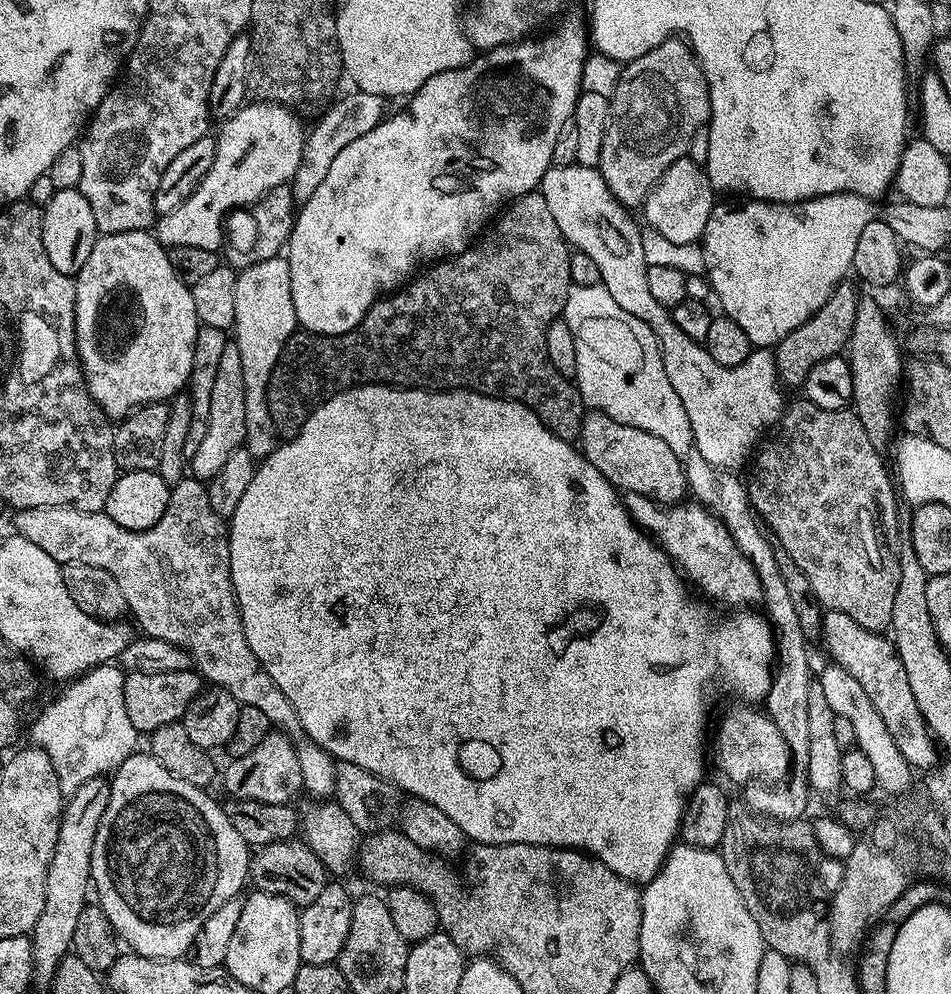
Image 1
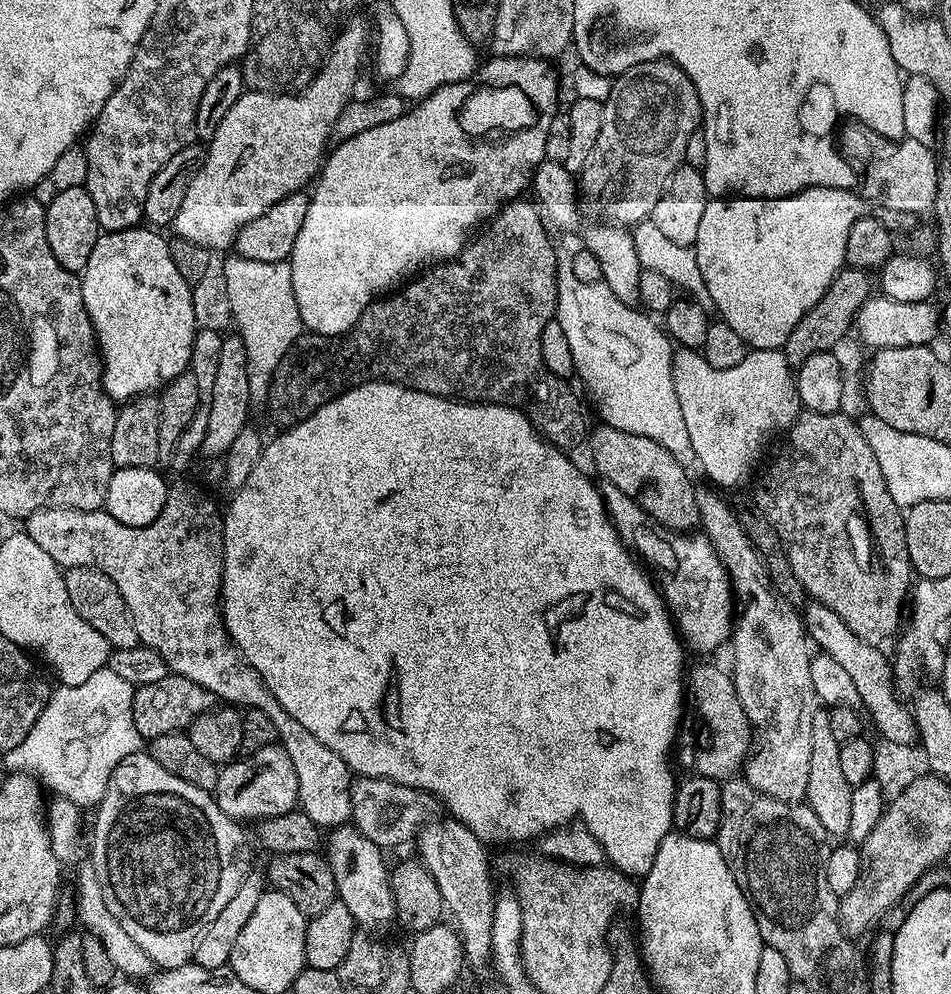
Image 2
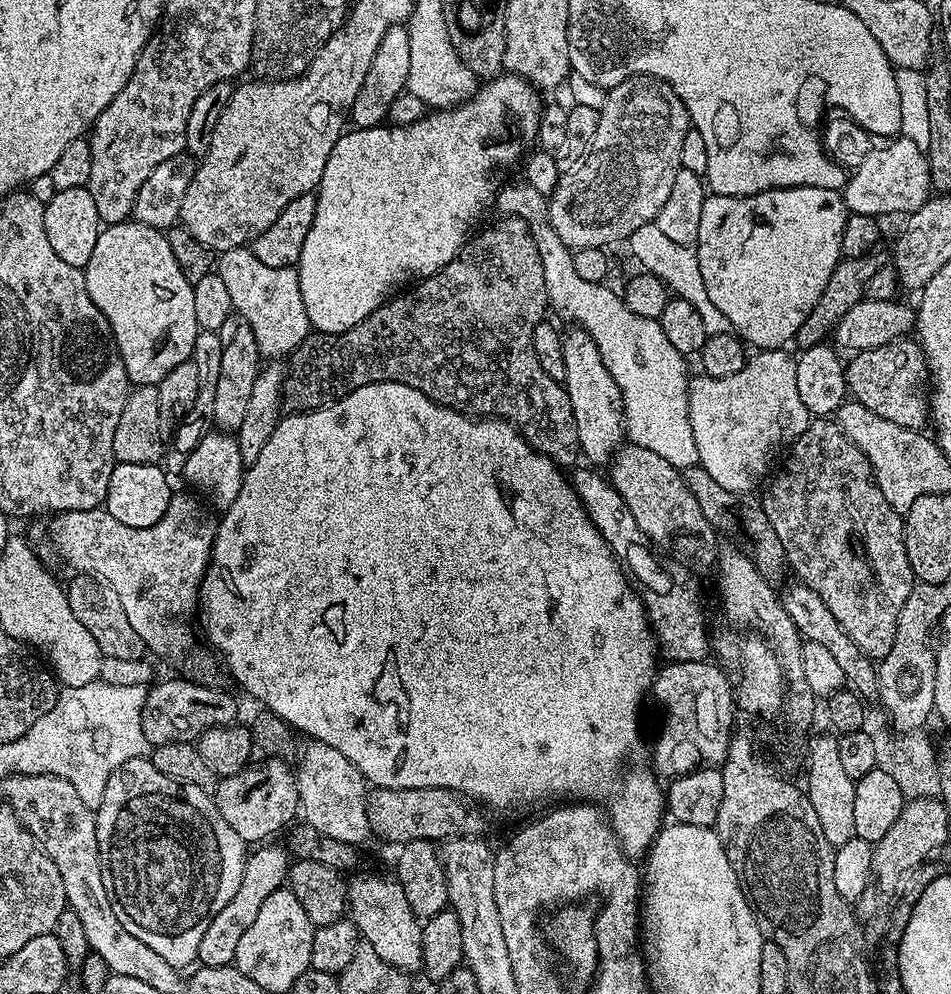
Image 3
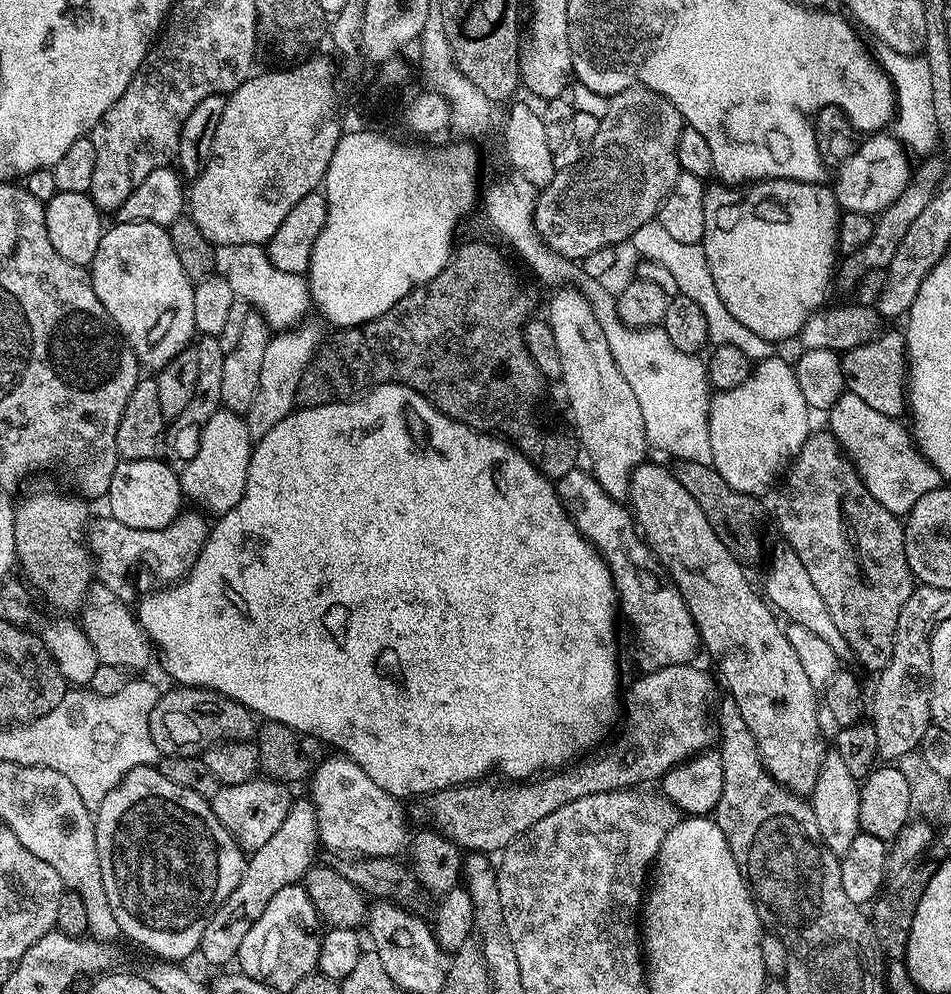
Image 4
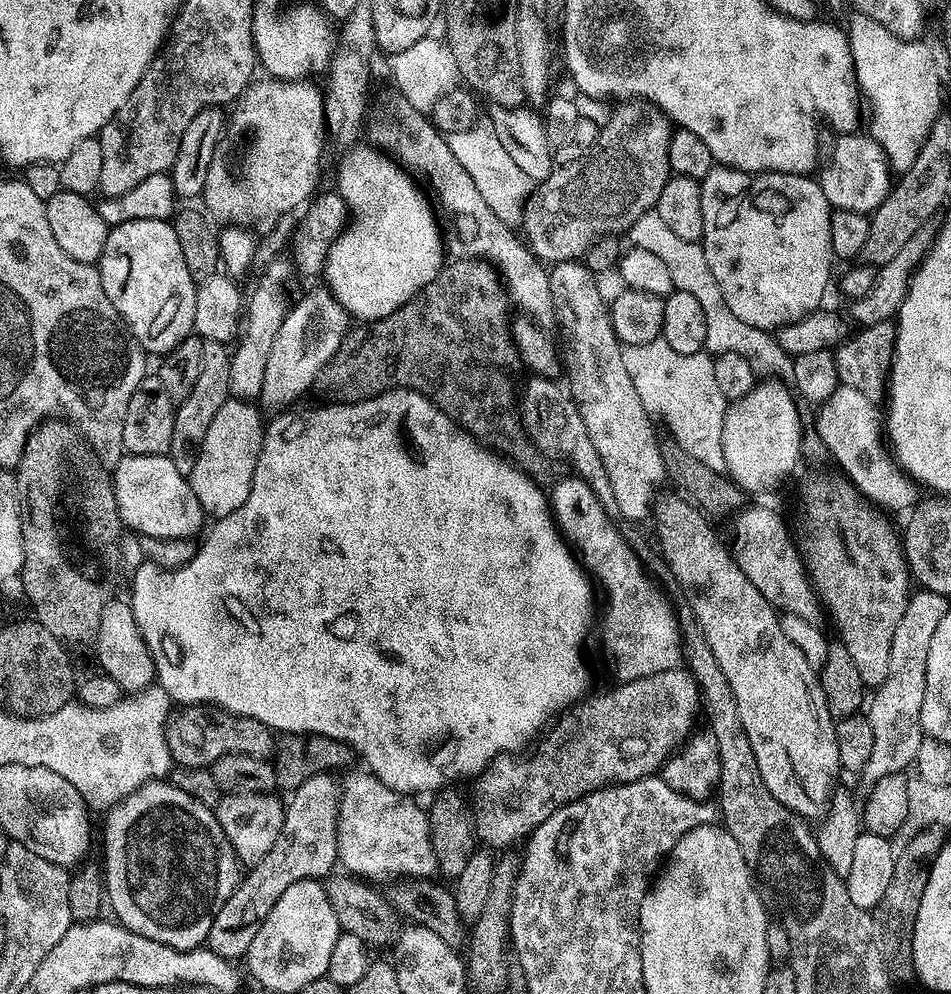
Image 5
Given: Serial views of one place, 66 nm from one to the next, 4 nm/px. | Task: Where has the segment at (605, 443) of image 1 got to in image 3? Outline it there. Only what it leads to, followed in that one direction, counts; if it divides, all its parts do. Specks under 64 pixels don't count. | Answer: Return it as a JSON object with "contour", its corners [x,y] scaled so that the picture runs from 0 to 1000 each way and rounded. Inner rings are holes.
{"contour":[[[660,445],[648,452],[648,458],[641,464],[641,482],[644,488],[656,502],[659,518],[665,518],[667,526],[673,530],[677,539],[682,539],[694,551],[703,551],[712,555],[719,563],[737,563],[748,568],[755,550],[755,535],[738,517],[734,501],[726,497],[716,472],[705,469],[700,461],[679,453],[679,449]]]}

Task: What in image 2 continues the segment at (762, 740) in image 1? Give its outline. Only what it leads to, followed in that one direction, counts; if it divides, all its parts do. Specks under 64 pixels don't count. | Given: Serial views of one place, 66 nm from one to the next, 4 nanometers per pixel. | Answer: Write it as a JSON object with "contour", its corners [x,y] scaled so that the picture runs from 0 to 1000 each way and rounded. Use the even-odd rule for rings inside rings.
{"contour":[[[736,668],[721,680],[721,696],[732,708],[736,708],[736,724],[744,732],[753,732],[753,773],[752,784],[760,787],[773,775],[781,774],[793,753],[793,733],[787,725],[784,714],[772,694],[772,686],[764,675],[749,668]]]}

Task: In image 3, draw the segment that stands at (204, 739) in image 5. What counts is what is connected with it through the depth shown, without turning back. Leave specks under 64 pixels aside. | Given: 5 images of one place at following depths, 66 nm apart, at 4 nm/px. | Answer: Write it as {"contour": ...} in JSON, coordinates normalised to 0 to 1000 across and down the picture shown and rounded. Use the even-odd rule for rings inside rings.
{"contour":[[[201,682],[195,684],[172,684],[161,687],[156,692],[149,730],[152,736],[159,738],[161,749],[176,748],[186,742],[195,745],[205,745],[217,734],[232,732],[249,723],[248,704],[240,696],[230,696],[227,690],[211,688]]]}

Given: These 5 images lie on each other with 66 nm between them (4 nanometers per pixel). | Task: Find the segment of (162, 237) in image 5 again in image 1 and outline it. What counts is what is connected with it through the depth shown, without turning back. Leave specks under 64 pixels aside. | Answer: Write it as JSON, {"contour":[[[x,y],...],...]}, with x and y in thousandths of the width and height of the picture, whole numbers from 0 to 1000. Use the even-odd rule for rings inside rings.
{"contour":[[[159,232],[149,233],[115,233],[102,236],[99,243],[99,252],[95,252],[95,260],[90,260],[90,268],[86,268],[84,275],[78,279],[80,284],[80,307],[78,308],[78,324],[80,325],[80,351],[84,360],[84,370],[88,373],[88,387],[93,389],[93,395],[99,400],[101,407],[116,421],[129,421],[137,414],[142,414],[151,406],[166,406],[180,403],[181,399],[192,395],[199,385],[204,364],[204,344],[208,332],[212,329],[206,321],[204,312],[204,300],[199,287],[187,280],[183,268],[179,268],[177,251],[164,240]]]}

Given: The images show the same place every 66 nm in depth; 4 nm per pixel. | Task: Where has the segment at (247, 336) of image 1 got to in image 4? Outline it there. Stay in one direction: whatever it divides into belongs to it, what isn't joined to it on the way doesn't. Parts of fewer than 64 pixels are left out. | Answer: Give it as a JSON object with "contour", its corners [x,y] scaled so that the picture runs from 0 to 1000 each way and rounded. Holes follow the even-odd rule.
{"contour":[[[254,245],[247,254],[249,256],[238,264],[236,279],[248,300],[267,307],[264,309],[278,319],[287,333],[300,333],[312,327],[317,323],[315,318],[327,307],[323,279],[292,272],[283,264],[281,253],[272,245]]]}

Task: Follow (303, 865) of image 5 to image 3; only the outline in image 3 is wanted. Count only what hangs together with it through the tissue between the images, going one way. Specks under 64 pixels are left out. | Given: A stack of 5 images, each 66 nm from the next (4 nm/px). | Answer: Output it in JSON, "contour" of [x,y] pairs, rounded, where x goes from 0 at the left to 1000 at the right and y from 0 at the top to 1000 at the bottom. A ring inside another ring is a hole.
{"contour":[[[282,851],[270,852],[273,854],[266,861],[264,858],[258,864],[254,887],[250,887],[250,895],[246,895],[246,903],[242,903],[242,907],[238,907],[238,911],[233,911],[229,920],[225,920],[221,932],[217,932],[217,940],[212,940],[212,948],[208,948],[206,966],[216,974],[239,974],[247,967],[250,947],[254,944],[254,940],[259,940],[259,936],[263,936],[263,932],[267,932],[267,927],[271,924],[271,915],[275,915],[275,907],[280,907],[280,903],[284,903],[288,895],[300,892],[305,872],[304,858],[298,852],[294,852],[295,854],[278,852]]]}

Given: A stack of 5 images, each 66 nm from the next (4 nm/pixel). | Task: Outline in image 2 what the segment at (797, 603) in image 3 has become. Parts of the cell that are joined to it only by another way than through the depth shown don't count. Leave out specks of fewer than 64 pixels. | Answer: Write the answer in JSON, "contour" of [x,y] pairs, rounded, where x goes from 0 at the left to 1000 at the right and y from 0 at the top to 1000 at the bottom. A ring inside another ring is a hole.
{"contour":[[[850,606],[844,609],[843,619],[845,633],[850,635],[850,643],[861,655],[873,658],[877,666],[883,667],[892,681],[898,685],[898,694],[902,694],[907,715],[911,720],[913,715],[912,723],[915,728],[917,723],[918,730],[926,736],[924,739],[936,746],[962,749],[965,744],[963,722],[960,713],[956,709],[955,712],[951,709],[954,707],[942,695],[935,661],[930,661],[922,649],[911,646],[902,642],[902,638],[895,636],[890,626],[885,626],[885,622],[881,622],[881,618],[873,614],[873,610]]]}

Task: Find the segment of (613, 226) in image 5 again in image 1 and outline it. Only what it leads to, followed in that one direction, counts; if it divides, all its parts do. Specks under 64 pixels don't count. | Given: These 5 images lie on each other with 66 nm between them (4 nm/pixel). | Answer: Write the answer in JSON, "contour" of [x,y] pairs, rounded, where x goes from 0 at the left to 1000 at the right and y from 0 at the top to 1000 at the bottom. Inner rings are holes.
{"contour":[[[708,38],[696,41],[692,46],[688,46],[688,50],[683,50],[679,54],[675,54],[675,58],[667,58],[659,61],[655,65],[652,77],[650,78],[650,87],[644,93],[641,98],[641,115],[639,116],[639,130],[637,131],[637,139],[633,139],[633,155],[629,171],[633,175],[633,179],[637,183],[637,187],[646,195],[646,199],[650,199],[657,209],[665,211],[676,206],[681,192],[688,188],[696,179],[696,175],[700,175],[700,171],[705,171],[705,167],[709,163],[720,160],[723,148],[726,147],[726,139],[730,139],[732,133],[737,132],[744,124],[744,118],[748,117],[747,99],[744,98],[744,84],[740,77],[740,72],[736,69],[736,64],[732,60],[731,54],[718,39]]]}

